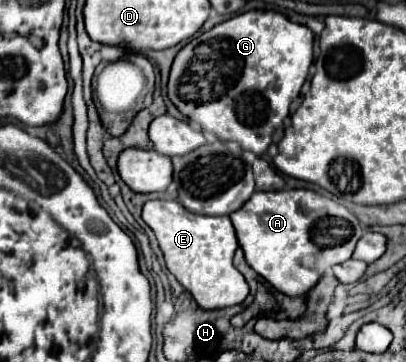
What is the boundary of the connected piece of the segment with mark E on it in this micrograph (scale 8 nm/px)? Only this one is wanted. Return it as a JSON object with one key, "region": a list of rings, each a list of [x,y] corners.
{"region":[[[153,199],[143,207],[143,221],[153,229],[157,237],[169,273],[173,273],[175,279],[193,295],[201,309],[215,311],[221,307],[233,307],[247,297],[249,287],[243,275],[233,267],[233,253],[239,245],[231,219],[227,215],[195,215],[191,211],[185,211],[179,201]]]}

